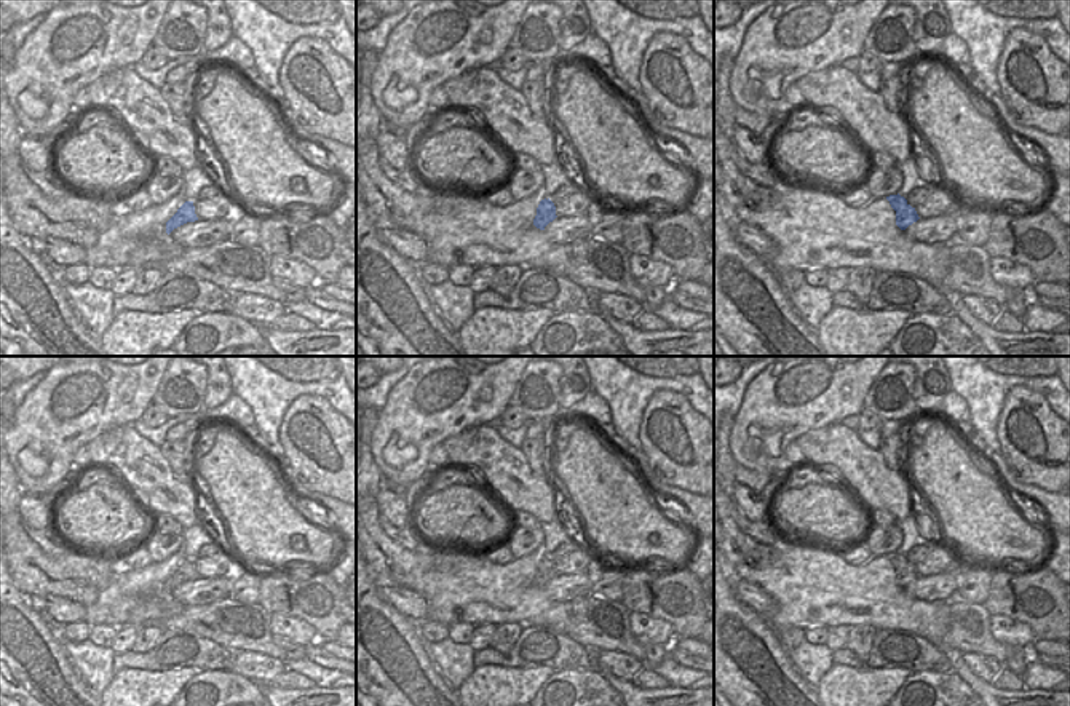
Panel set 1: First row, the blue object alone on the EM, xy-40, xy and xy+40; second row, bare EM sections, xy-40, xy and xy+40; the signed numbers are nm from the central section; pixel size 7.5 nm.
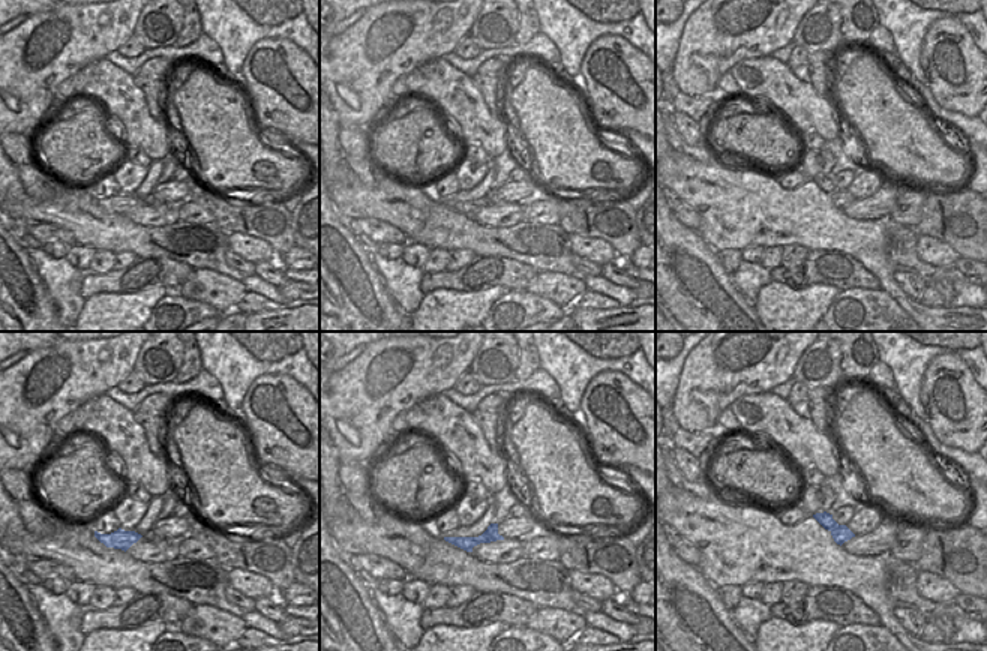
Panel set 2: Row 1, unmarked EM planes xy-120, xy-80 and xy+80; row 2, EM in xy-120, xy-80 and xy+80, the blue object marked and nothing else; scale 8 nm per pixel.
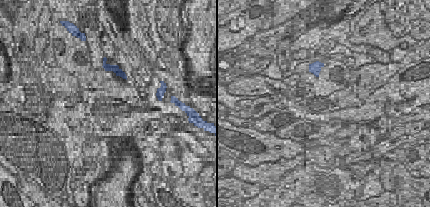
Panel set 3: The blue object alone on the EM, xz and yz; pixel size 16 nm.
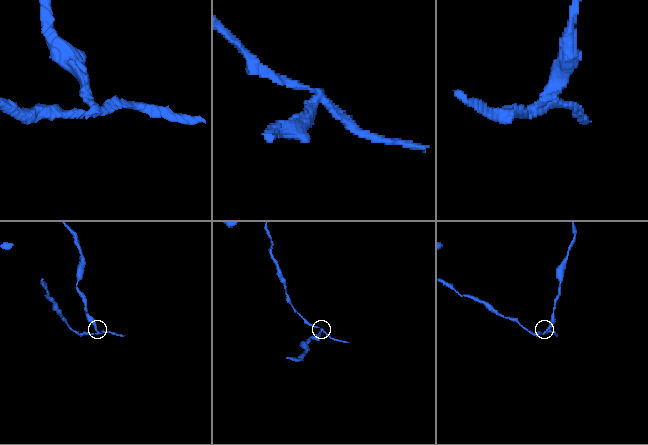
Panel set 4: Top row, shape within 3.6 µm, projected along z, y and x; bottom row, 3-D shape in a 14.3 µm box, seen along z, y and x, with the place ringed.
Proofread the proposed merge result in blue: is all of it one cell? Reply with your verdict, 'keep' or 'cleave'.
cleave

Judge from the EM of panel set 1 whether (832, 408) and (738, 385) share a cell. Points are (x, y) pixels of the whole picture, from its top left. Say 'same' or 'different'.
different

